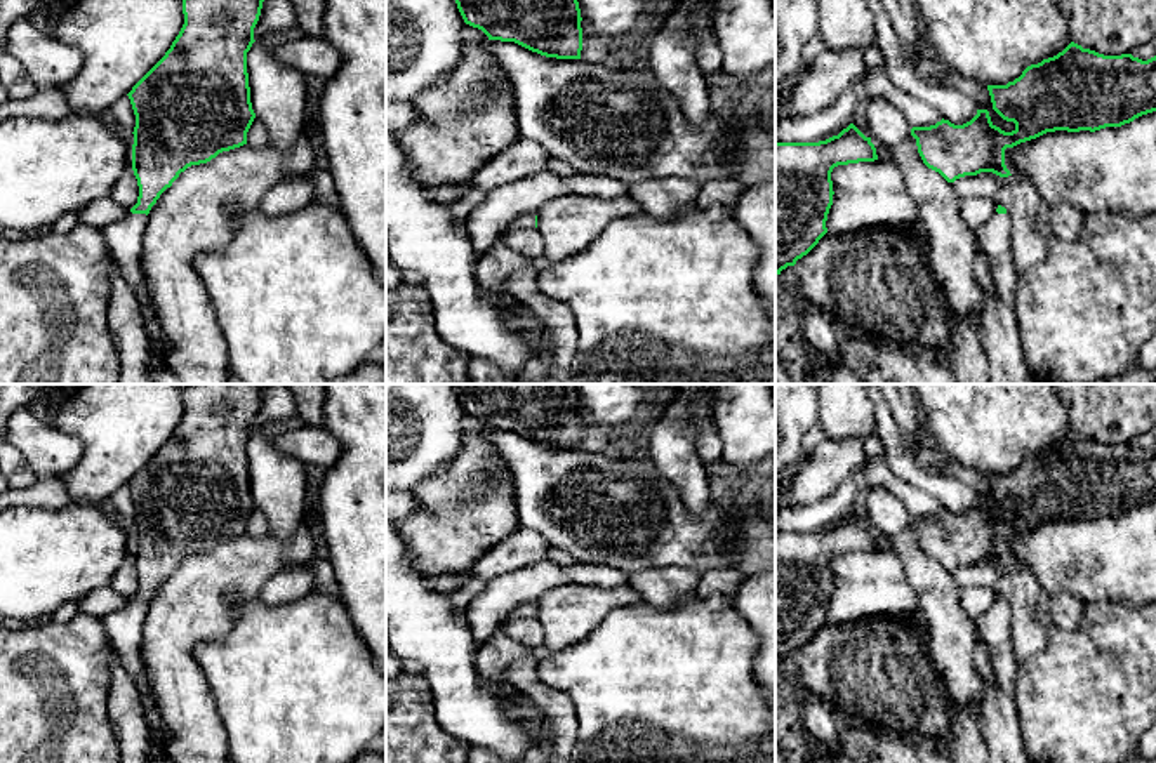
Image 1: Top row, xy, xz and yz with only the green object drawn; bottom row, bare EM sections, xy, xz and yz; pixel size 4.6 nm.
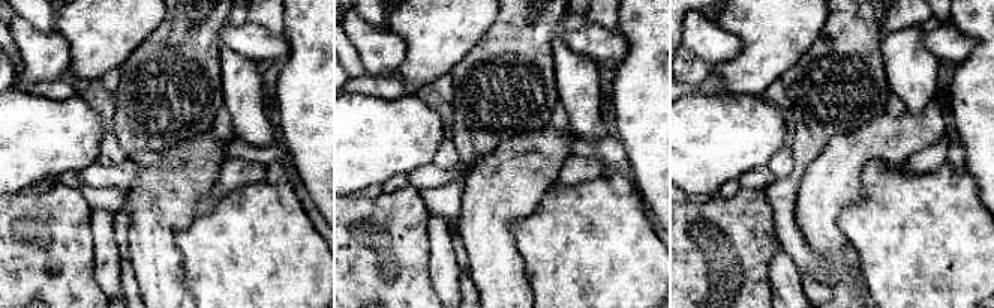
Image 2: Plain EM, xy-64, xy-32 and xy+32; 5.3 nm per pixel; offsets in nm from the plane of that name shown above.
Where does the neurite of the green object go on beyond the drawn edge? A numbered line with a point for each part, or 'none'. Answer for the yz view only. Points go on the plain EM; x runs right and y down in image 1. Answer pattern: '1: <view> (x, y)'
1: yz (995, 628)

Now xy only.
1: xy (126, 626)

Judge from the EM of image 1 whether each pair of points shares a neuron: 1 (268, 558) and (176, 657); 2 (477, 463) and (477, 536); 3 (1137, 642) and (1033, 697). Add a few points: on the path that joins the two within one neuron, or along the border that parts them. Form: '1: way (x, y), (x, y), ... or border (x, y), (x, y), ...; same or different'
1: way (239, 565), (176, 628); same
2: way (477, 480), (477, 518); same
3: way (1111, 668), (1082, 697), (1059, 697); same

